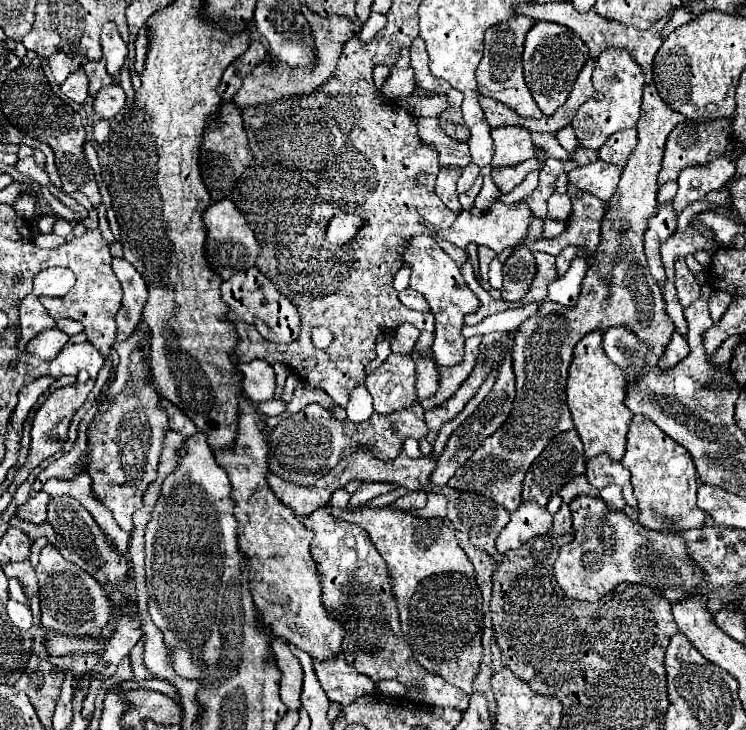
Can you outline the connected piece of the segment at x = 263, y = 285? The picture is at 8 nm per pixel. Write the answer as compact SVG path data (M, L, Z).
M256 266L234 274L230 280L222 282L220 290L222 290L222 300L228 304L228 312L226 312L224 320L252 324L264 340L278 342L278 344L280 342L294 342L298 338L300 318L298 318L294 304L286 296L282 296L274 288L274 284Z

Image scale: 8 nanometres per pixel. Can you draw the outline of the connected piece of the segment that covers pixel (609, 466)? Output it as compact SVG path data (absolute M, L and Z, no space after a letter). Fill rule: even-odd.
M596 456L592 460L588 460L586 464L586 476L588 476L588 482L602 490L606 488L608 484L618 484L622 488L622 496L626 500L626 504L638 512L638 506L636 506L636 498L632 494L632 484L630 484L630 472L624 470L624 466L620 462L614 462L610 460L608 456Z

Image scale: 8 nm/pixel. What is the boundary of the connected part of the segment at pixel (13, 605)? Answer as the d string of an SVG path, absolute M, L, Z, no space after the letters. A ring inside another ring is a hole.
M10 598L6 604L6 610L8 610L8 616L16 628L28 630L32 626L32 614L30 614L28 604L22 604L22 602L16 602Z

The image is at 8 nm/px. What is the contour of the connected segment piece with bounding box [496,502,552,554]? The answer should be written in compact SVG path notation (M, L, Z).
M522 502L518 510L512 512L510 522L496 538L496 548L500 554L520 548L534 536L542 536L552 528L552 514L538 506L536 502Z

